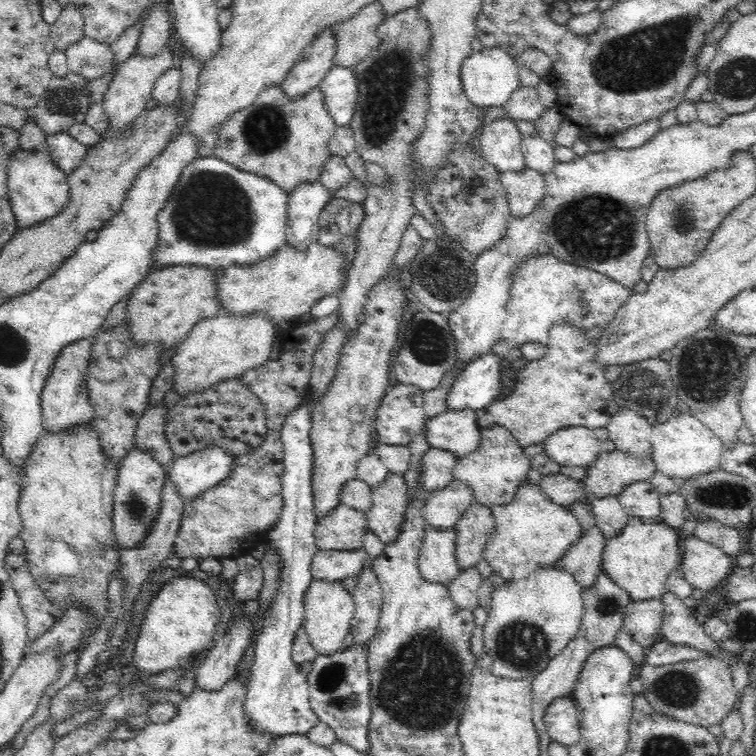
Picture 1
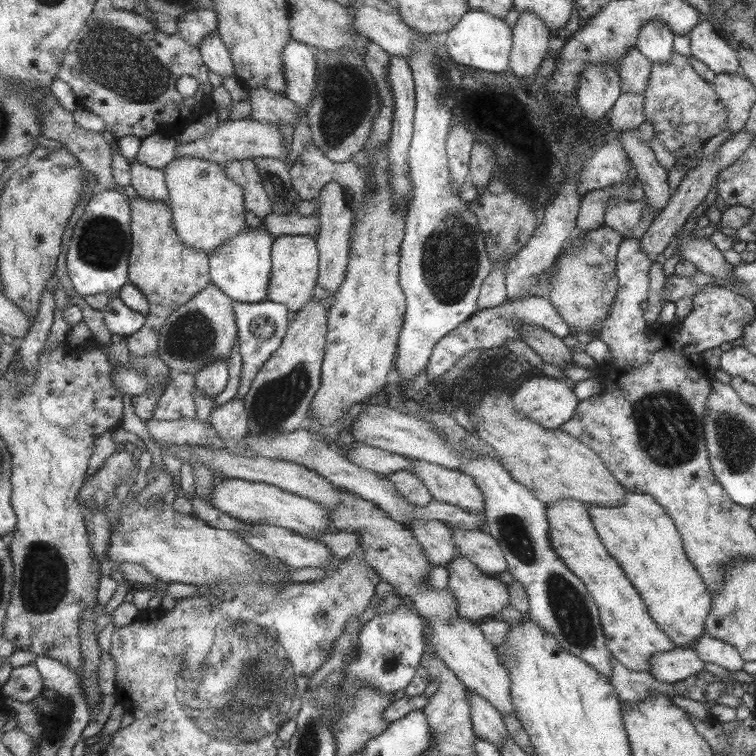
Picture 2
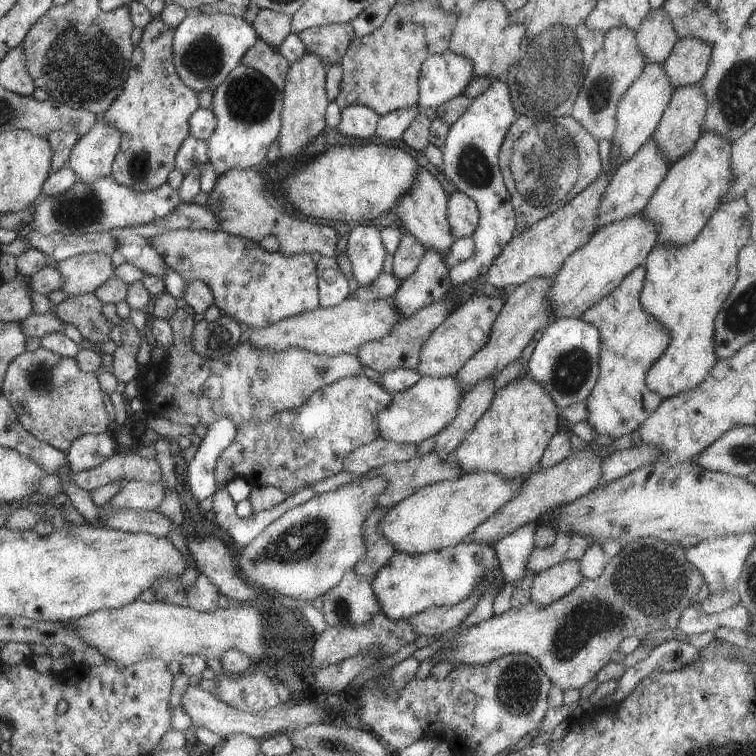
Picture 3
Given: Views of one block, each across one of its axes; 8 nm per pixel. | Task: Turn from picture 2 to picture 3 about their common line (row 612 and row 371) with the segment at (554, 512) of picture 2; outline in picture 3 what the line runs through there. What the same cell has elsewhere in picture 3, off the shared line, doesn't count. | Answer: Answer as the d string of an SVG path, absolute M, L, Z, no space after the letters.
M644 265L635 267L628 272L627 276L614 288L602 296L597 303L592 304L582 312L580 319L586 323L594 324L599 328L601 340L601 352L599 352L598 378L594 384L590 396L585 399L587 408L586 421L593 426L597 436L610 436L619 438L622 434L632 433L641 426L645 420L662 403L662 396L647 388L645 375L651 365L664 354L670 344L671 332L667 330L654 316L651 316L640 304L640 296L643 283L645 282L646 268Z

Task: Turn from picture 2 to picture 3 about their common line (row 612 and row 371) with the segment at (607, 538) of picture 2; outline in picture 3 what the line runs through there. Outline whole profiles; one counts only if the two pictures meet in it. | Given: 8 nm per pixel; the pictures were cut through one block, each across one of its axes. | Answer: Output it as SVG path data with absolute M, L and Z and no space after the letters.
M743 197L721 202L694 240L684 245L657 243L646 256L640 304L669 332L670 344L651 368L651 388L663 399L692 389L717 362L714 318L737 278L738 252L750 240L750 207Z

